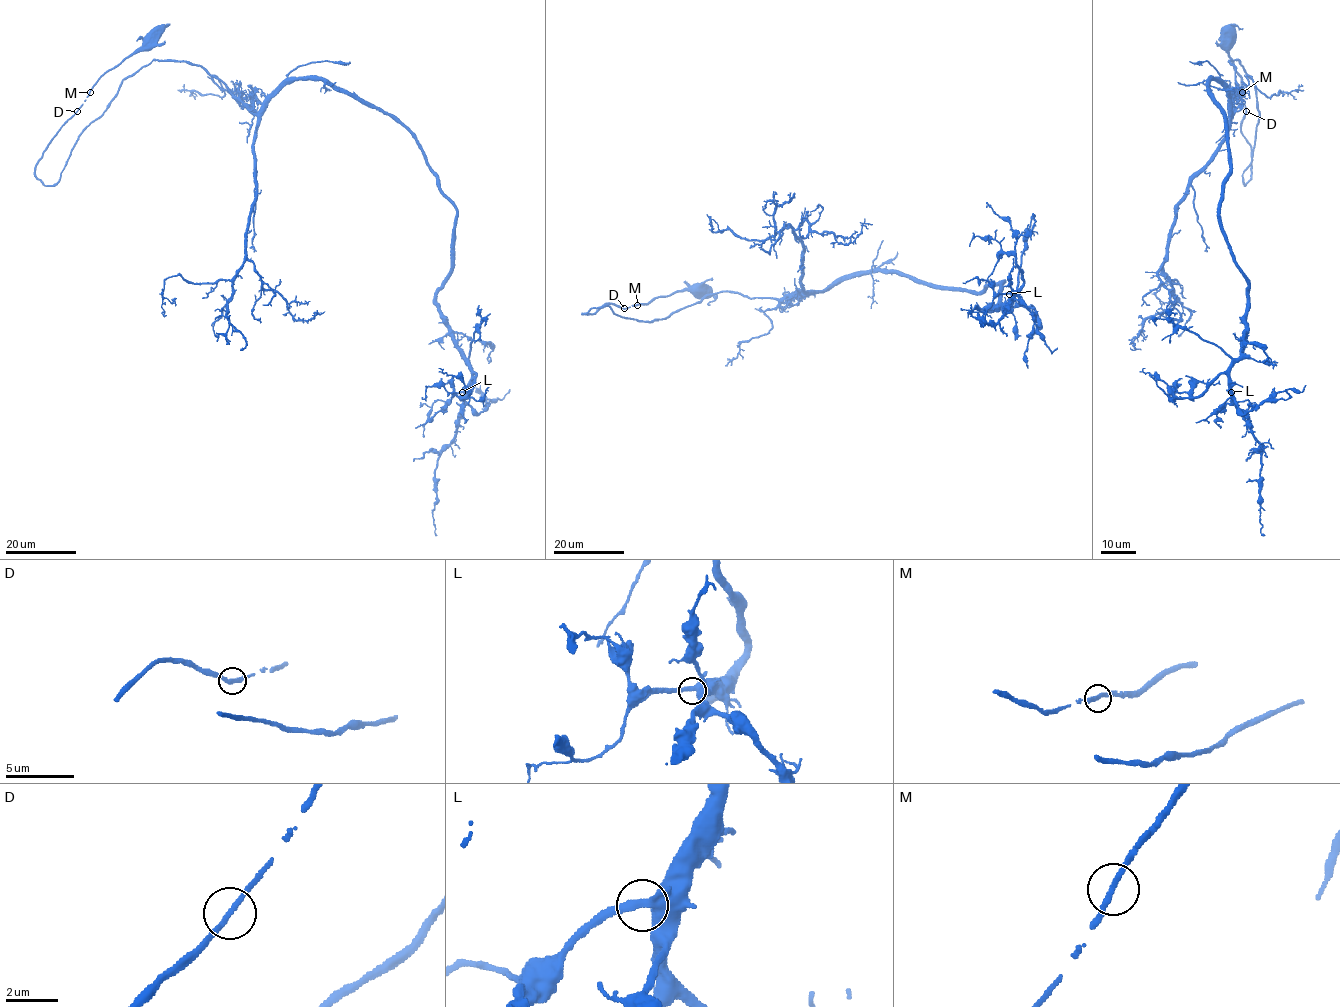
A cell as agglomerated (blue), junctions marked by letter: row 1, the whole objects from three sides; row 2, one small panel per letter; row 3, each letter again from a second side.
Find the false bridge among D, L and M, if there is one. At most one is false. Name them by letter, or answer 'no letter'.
no letter

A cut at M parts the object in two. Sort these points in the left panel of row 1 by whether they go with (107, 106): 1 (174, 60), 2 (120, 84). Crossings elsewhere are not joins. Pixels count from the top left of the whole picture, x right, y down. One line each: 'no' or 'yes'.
1: yes
2: yes

